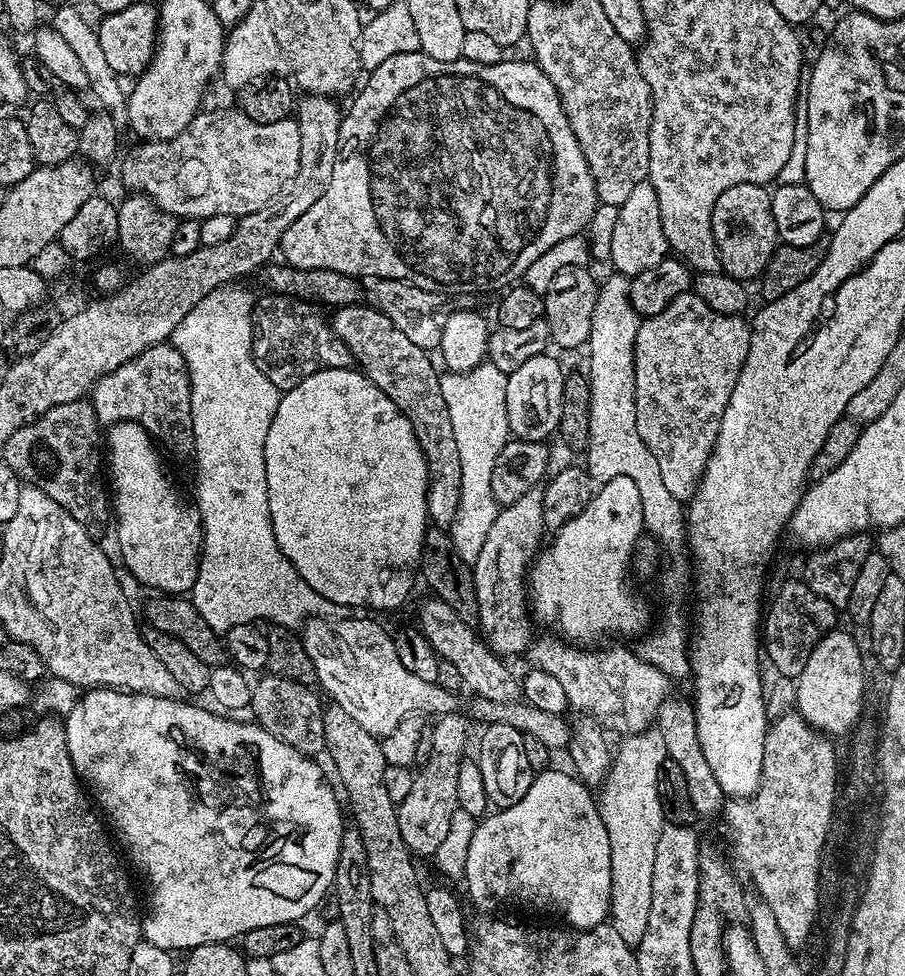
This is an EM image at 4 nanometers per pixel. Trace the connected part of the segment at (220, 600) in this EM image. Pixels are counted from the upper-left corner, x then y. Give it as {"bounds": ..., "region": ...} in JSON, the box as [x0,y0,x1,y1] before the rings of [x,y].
{"bounds":[170,286,350,634],"region":[[[225,286],[216,292],[206,294],[206,298],[202,298],[202,302],[198,302],[198,306],[194,306],[194,310],[190,310],[190,314],[186,314],[186,318],[182,318],[182,322],[178,322],[178,326],[173,330],[170,337],[170,342],[178,350],[178,354],[182,354],[182,358],[186,362],[188,377],[190,378],[190,410],[194,422],[194,461],[196,460],[196,497],[194,497],[194,503],[196,509],[200,512],[200,521],[204,527],[204,543],[200,549],[200,569],[198,570],[198,578],[192,587],[190,599],[193,606],[198,610],[198,614],[202,614],[202,618],[206,618],[206,626],[210,626],[214,631],[221,634],[229,632],[231,628],[239,624],[264,622],[260,620],[266,620],[265,622],[269,625],[280,625],[293,630],[299,629],[305,620],[314,616],[346,620],[350,616],[349,605],[335,604],[326,598],[322,598],[322,594],[314,591],[301,578],[298,570],[294,570],[294,566],[288,561],[286,554],[282,554],[282,550],[276,541],[278,533],[272,511],[268,505],[268,491],[266,490],[264,443],[266,442],[266,434],[270,430],[270,422],[280,405],[282,392],[281,389],[274,386],[274,382],[270,382],[270,378],[266,378],[266,374],[262,374],[262,370],[256,364],[256,358],[252,356],[254,296],[240,287],[244,286]]]}

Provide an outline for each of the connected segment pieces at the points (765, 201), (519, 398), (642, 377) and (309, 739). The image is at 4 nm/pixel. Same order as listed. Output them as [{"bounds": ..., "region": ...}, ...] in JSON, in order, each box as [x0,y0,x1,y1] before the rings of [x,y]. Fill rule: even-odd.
[{"bounds":[712,184,778,282],"region":[[[762,184],[730,186],[730,190],[714,202],[712,229],[720,255],[720,267],[727,275],[741,282],[755,281],[763,276],[765,266],[778,247],[769,189]]]},{"bounds":[506,354,565,441],"region":[[[552,354],[535,356],[530,362],[518,366],[518,370],[508,373],[506,382],[506,414],[508,431],[518,440],[547,441],[548,435],[560,427],[562,414],[562,390],[564,389],[565,369],[560,369]]]},{"bounds":[634,291,752,502],"region":[[[695,291],[680,294],[662,310],[662,314],[641,319],[638,338],[634,342],[634,390],[636,391],[636,425],[642,442],[654,454],[666,490],[682,502],[691,500],[700,485],[706,462],[714,450],[722,414],[734,394],[738,374],[750,350],[752,329],[743,315],[727,316],[710,310]]]},{"bounds":[252,674,324,757],"region":[[[264,674],[260,681],[252,684],[252,703],[255,723],[265,728],[274,738],[294,746],[306,756],[315,757],[316,752],[323,753],[324,747],[324,709],[318,697],[312,693],[313,689],[307,684],[299,684],[290,678]]]}]

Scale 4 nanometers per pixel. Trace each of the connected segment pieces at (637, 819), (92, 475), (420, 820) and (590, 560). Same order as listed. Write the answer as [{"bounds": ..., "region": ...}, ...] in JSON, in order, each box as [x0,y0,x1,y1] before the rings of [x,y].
[{"bounds":[598,730,666,946],"region":[[[641,730],[635,734],[625,735],[621,740],[624,741],[621,742],[620,749],[615,749],[612,764],[609,765],[606,778],[599,789],[598,807],[602,822],[606,826],[606,834],[610,838],[610,862],[612,863],[612,911],[610,913],[610,923],[614,926],[614,930],[618,930],[618,935],[622,938],[622,942],[639,946],[642,942],[642,934],[646,934],[646,925],[650,918],[650,897],[654,890],[654,846],[658,846],[658,834],[662,834],[666,823],[664,807],[658,794],[658,774],[666,759],[666,742],[662,742],[662,734],[655,730]]]},{"bounds":[2,399,110,530],"region":[[[87,399],[66,402],[62,406],[54,406],[46,410],[36,420],[26,426],[14,430],[10,438],[2,446],[2,458],[10,470],[20,475],[25,485],[42,490],[58,502],[79,524],[89,530],[97,530],[110,520],[110,492],[106,480],[100,477],[102,472],[102,425],[96,419],[96,411]]]},{"bounds":[396,711,468,857],"region":[[[459,711],[446,712],[439,717],[437,723],[431,725],[434,743],[431,744],[431,755],[426,764],[418,768],[414,775],[414,787],[402,802],[396,805],[398,814],[398,830],[402,830],[402,842],[406,842],[408,851],[413,857],[435,857],[438,846],[446,839],[450,826],[450,818],[459,809],[458,770],[466,759],[464,747],[468,744],[467,715],[460,716]]]},{"bounds":[526,476,650,642],"region":[[[621,476],[603,481],[593,491],[589,504],[576,517],[555,529],[556,537],[552,540],[552,548],[541,547],[533,559],[526,577],[531,611],[532,608],[536,611],[536,616],[542,623],[557,624],[561,632],[559,635],[572,642],[592,642],[588,640],[608,636],[611,632],[617,632],[620,636],[634,635],[633,637],[643,633],[650,624],[648,604],[628,589],[635,542],[643,532],[642,497],[638,494],[638,486],[634,486],[630,478]]]}]

